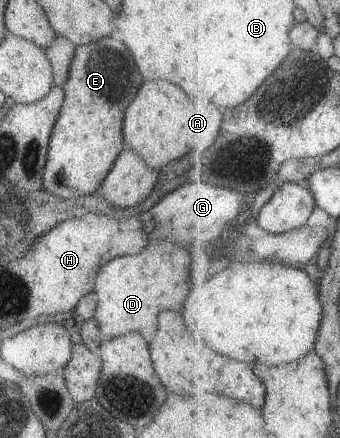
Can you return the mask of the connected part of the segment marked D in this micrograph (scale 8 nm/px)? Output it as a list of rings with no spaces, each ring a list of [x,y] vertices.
[[[150,241],[135,255],[117,256],[101,265],[96,273],[93,292],[96,297],[94,317],[103,339],[137,332],[150,339],[157,329],[161,309],[183,311],[189,287],[189,252],[175,241]]]

